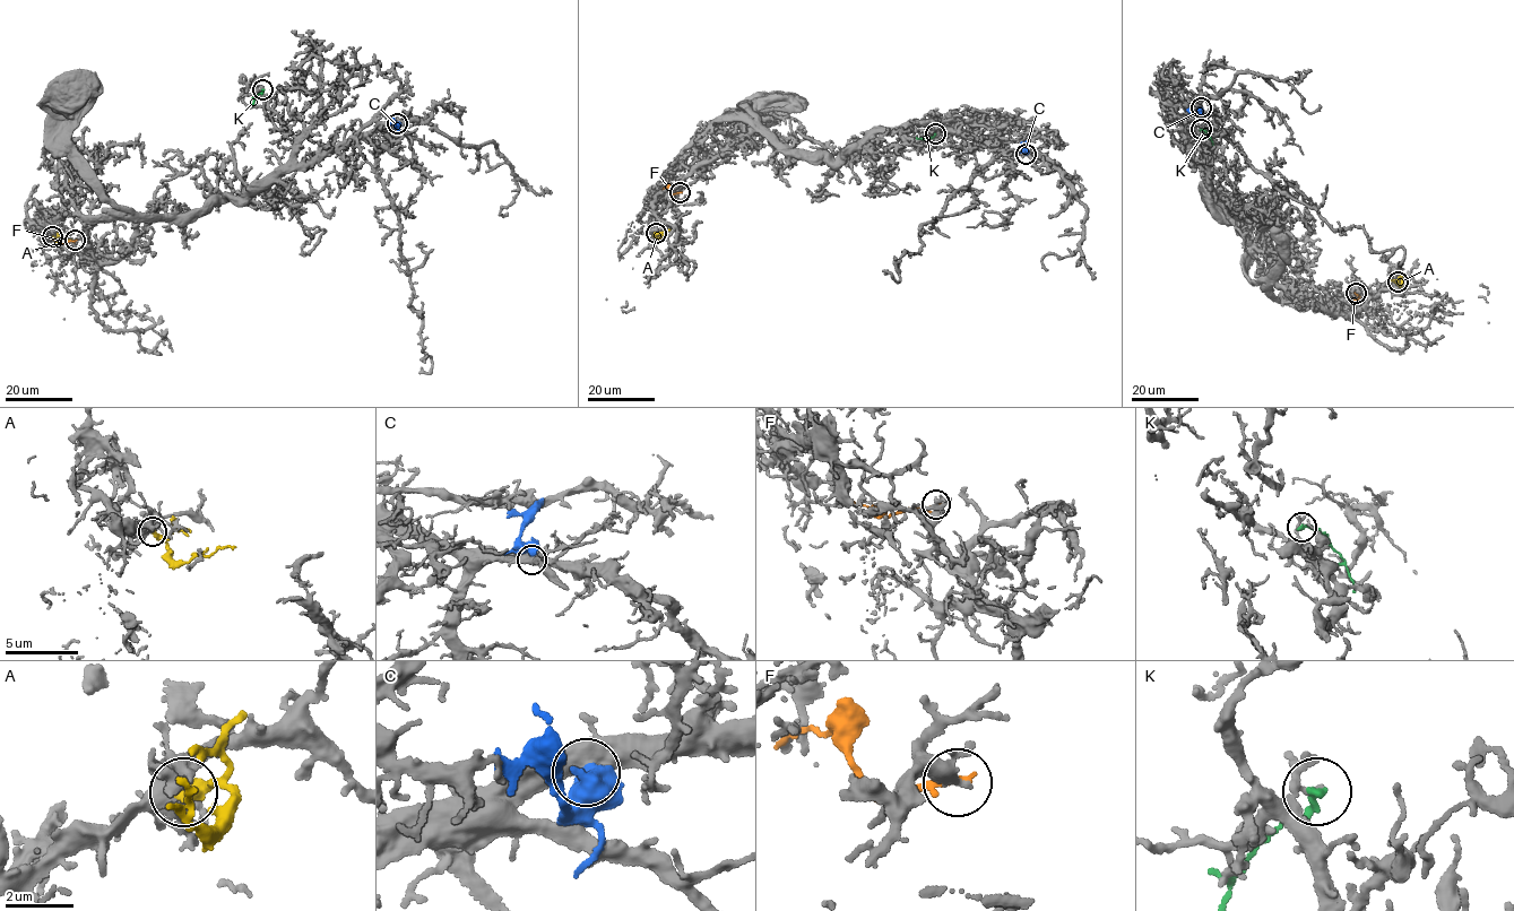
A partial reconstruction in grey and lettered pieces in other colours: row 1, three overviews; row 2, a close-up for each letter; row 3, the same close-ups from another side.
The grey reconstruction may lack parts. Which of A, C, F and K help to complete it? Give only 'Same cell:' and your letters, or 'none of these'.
Same cell: A

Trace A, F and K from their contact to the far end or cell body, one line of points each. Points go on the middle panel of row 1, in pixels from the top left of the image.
A: (656, 233), (656, 236), (671, 230)
F: (680, 192), (663, 189)
K: (934, 133), (927, 138), (916, 137)

